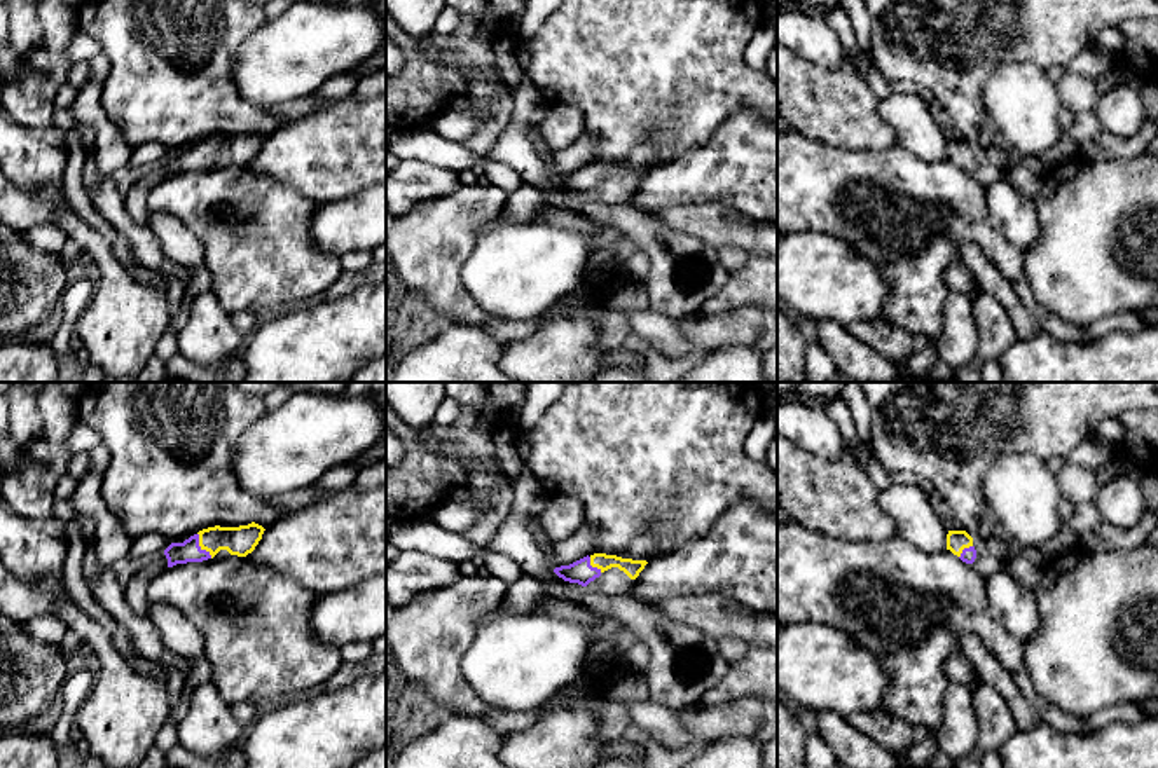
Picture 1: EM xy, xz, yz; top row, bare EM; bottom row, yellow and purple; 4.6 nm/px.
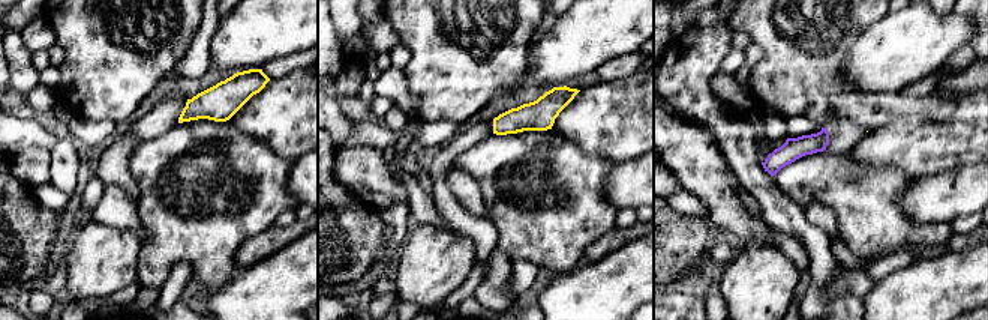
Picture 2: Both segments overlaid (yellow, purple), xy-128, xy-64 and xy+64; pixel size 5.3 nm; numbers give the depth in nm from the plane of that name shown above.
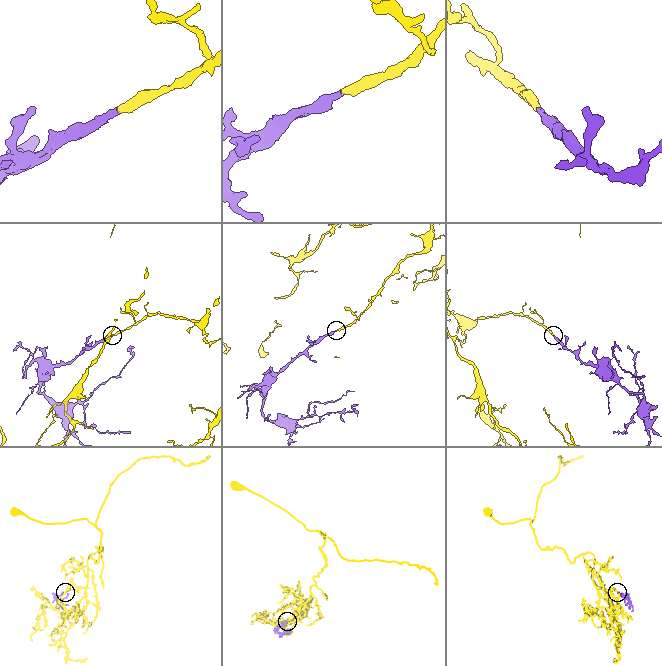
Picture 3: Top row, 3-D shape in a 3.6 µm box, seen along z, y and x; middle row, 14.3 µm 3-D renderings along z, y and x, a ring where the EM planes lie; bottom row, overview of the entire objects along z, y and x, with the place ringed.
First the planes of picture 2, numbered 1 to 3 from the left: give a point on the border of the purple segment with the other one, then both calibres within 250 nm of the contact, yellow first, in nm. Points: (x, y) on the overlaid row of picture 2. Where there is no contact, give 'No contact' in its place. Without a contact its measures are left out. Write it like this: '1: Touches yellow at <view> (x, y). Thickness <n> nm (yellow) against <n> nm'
1: No contact
2: No contact
3: No contact

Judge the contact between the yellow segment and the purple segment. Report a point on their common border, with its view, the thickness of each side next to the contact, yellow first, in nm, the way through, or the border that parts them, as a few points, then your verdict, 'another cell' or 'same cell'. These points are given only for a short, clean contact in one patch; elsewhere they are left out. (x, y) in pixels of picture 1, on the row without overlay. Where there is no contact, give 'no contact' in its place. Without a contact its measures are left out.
meets yellow in xy at (199, 154); 130 nm thick on the yellow side, 100 nm on the other; runs through xy (241, 149), (212, 149), (199, 154), (189, 159); same cell

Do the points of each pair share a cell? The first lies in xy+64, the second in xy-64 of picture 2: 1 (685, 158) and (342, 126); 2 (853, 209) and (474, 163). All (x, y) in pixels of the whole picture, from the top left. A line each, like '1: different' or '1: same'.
1: same
2: same

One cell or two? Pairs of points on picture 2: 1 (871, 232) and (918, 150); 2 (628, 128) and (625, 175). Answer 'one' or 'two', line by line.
1: two
2: two

